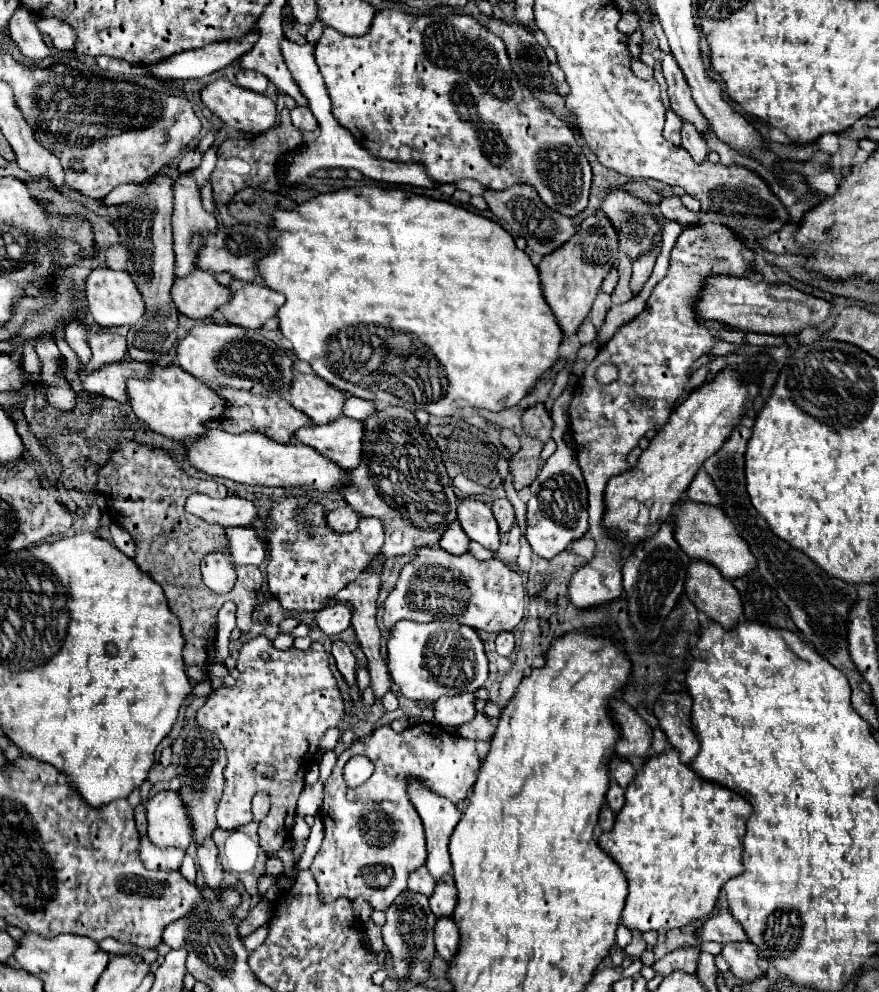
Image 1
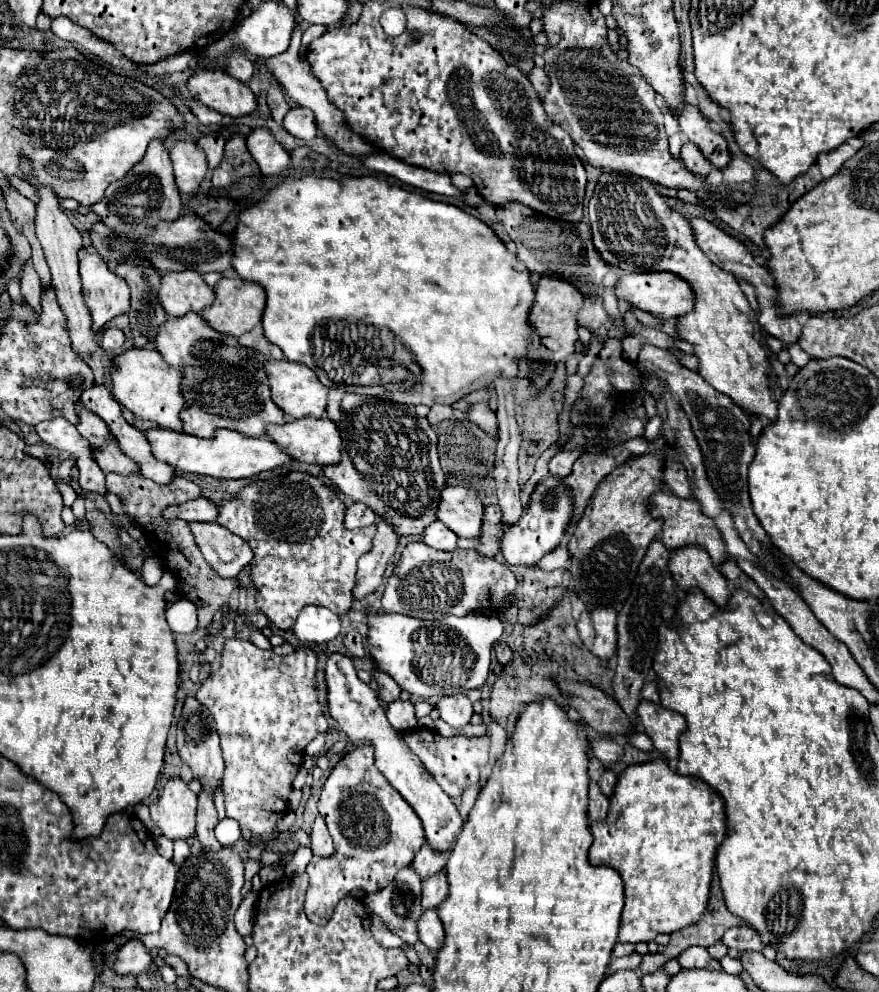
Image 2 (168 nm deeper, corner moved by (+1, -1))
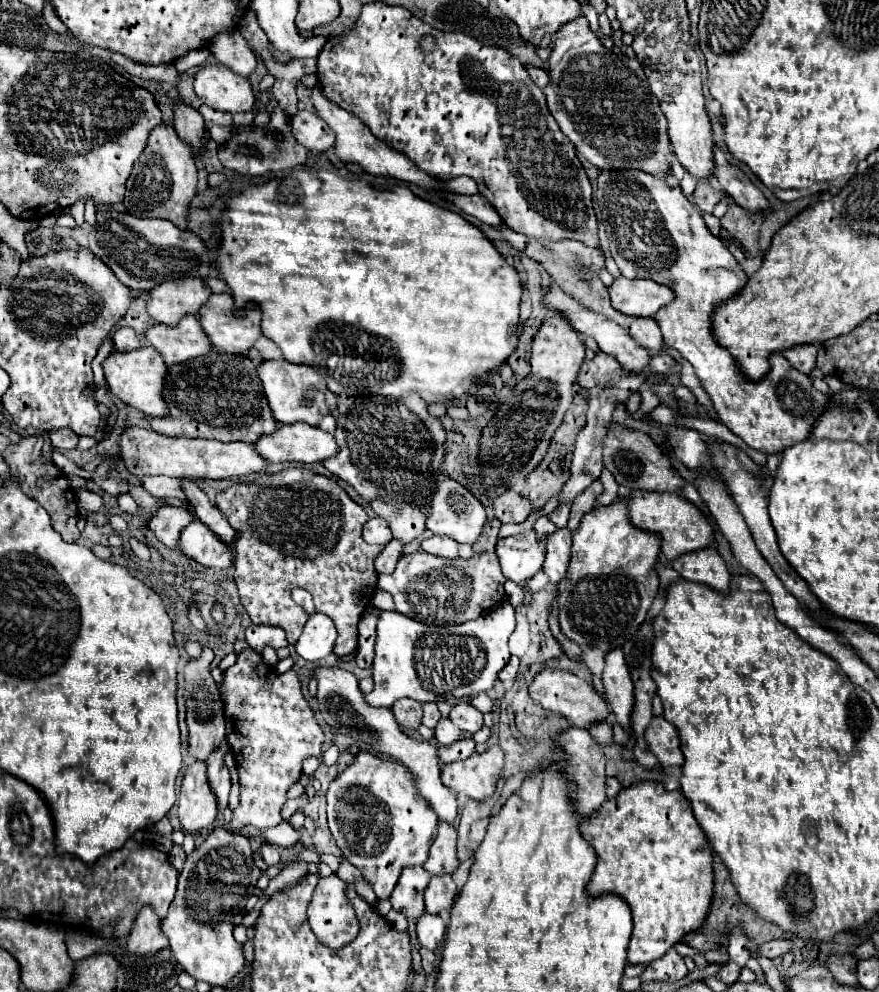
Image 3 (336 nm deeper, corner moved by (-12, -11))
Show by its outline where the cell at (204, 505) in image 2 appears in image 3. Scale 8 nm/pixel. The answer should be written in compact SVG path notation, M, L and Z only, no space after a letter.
M163 505L155 517L149 519L149 529L157 535L161 543L165 543L169 549L179 549L179 537L181 531L195 521L197 517L189 513L183 507L173 507L173 505Z

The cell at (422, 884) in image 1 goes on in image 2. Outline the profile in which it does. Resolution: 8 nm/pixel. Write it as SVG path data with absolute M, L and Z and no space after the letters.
M424 843L420 847L420 851L416 853L412 867L416 869L416 873L422 879L426 879L426 877L432 877L438 871L442 871L446 867L446 861L448 861L448 857L436 857L436 853L432 853L432 849L428 849L428 843Z

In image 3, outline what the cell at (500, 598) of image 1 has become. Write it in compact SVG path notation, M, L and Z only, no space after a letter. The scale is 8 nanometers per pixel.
M417 551L411 555L401 555L397 569L391 575L379 575L379 587L393 595L395 609L401 615L427 625L457 625L477 619L483 611L505 599L503 583L505 577L495 553L475 555L467 561L451 561Z

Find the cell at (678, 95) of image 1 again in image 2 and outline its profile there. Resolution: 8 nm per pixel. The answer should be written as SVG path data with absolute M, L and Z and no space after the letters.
M690 103L684 105L682 113L678 115L678 125L684 137L692 141L716 169L728 167L730 153L728 153L724 137L712 129L712 123L704 119L694 105Z

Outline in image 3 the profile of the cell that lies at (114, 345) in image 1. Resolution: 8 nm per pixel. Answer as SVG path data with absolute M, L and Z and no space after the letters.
M123 327L123 329L117 329L115 335L113 335L113 345L115 345L115 351L133 351L133 349L139 349L139 339L137 339L137 333L129 327Z

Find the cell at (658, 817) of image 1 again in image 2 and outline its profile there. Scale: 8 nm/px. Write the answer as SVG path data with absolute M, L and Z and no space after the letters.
M662 759L630 765L622 775L618 775L606 821L592 821L590 833L594 837L588 855L590 865L612 867L624 881L626 903L618 933L620 943L652 941L658 933L674 933L676 929L694 925L700 919L708 905L716 849L726 837L724 803L704 781L678 775Z

